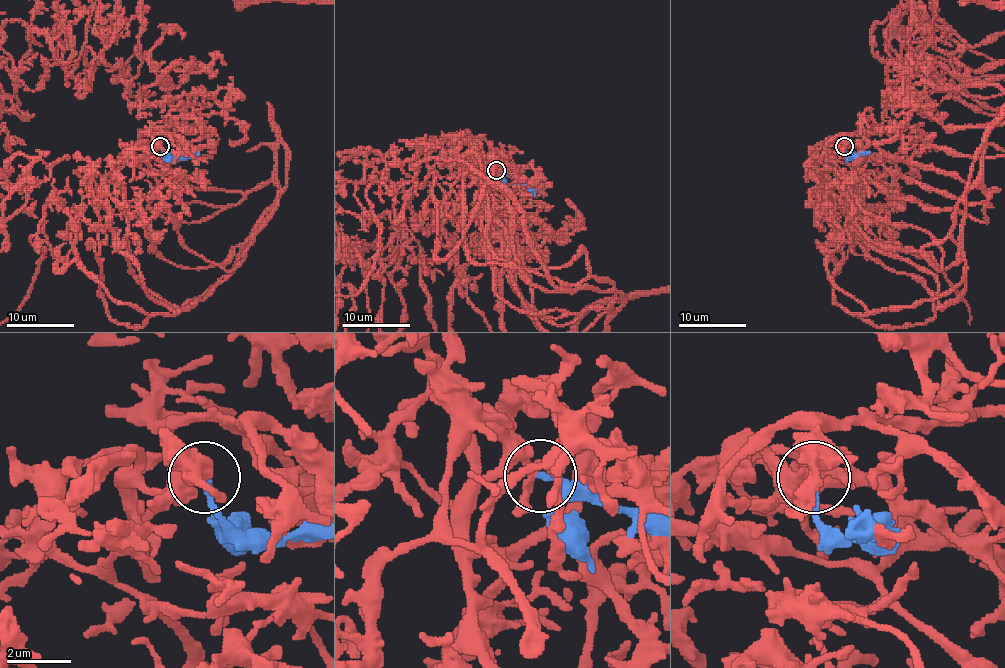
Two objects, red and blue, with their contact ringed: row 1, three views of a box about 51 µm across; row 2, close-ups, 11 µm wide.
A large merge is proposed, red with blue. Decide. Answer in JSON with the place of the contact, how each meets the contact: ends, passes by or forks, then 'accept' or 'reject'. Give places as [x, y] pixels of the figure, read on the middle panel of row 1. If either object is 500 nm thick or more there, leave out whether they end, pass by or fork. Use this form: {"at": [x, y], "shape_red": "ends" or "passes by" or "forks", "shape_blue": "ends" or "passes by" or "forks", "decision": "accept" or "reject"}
{"at": [496, 170], "shape_red": "passes by", "shape_blue": "ends", "decision": "reject"}

